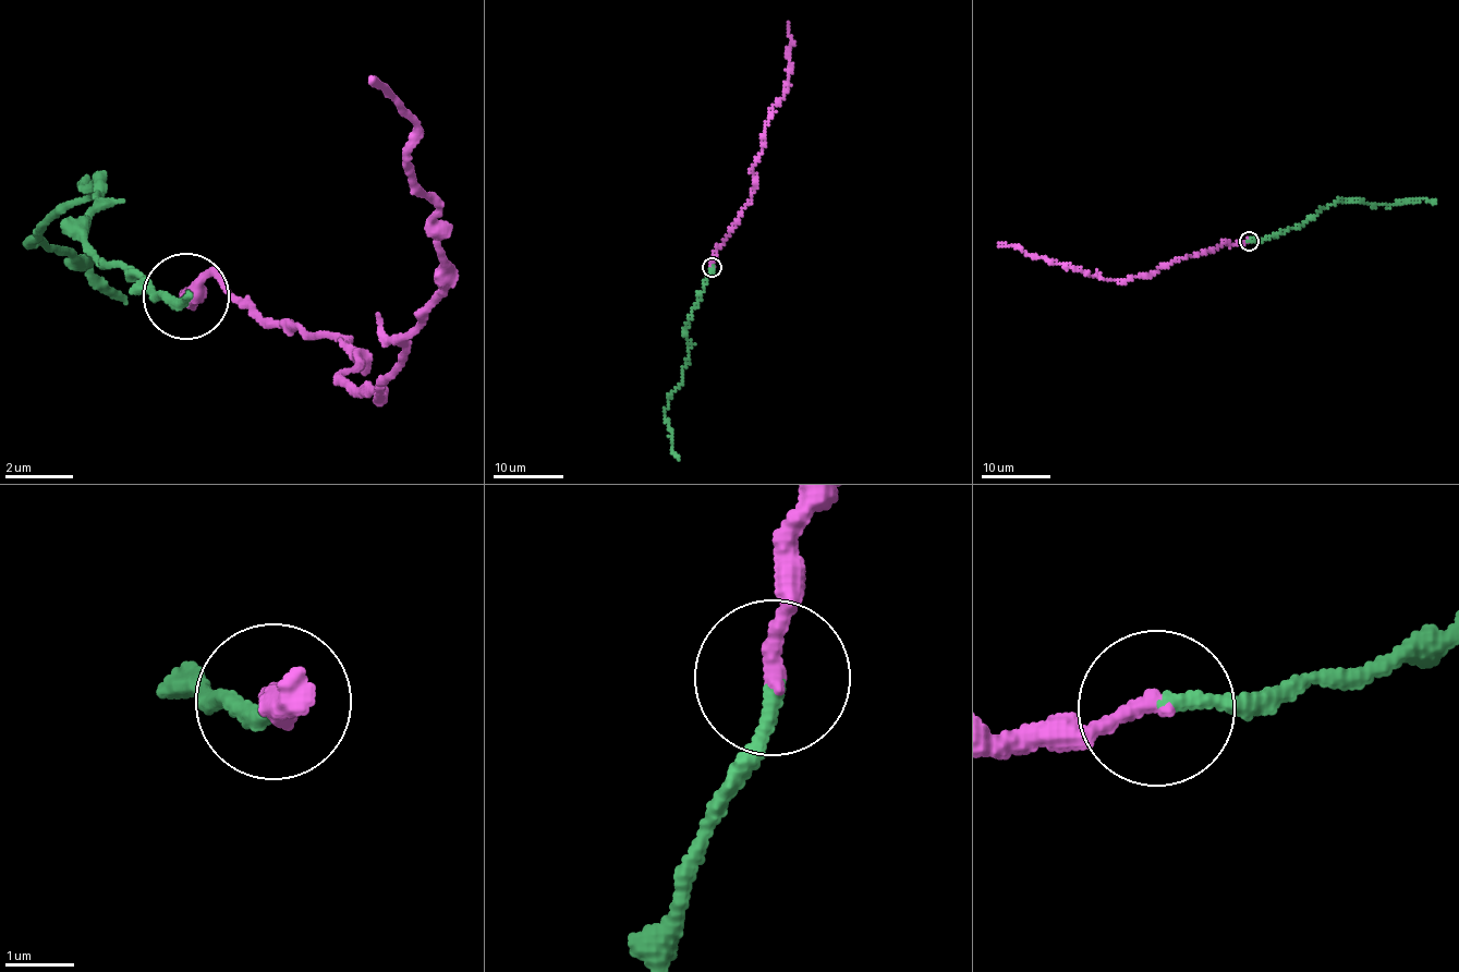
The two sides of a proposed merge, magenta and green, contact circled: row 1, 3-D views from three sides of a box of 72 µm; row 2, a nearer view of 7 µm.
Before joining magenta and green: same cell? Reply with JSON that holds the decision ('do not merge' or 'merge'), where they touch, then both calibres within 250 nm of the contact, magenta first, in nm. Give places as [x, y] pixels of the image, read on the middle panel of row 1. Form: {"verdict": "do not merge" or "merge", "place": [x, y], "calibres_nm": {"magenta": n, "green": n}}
{"verdict": "do not merge", "place": [712, 267], "calibres_nm": {"magenta": 240, "green": 200}}

